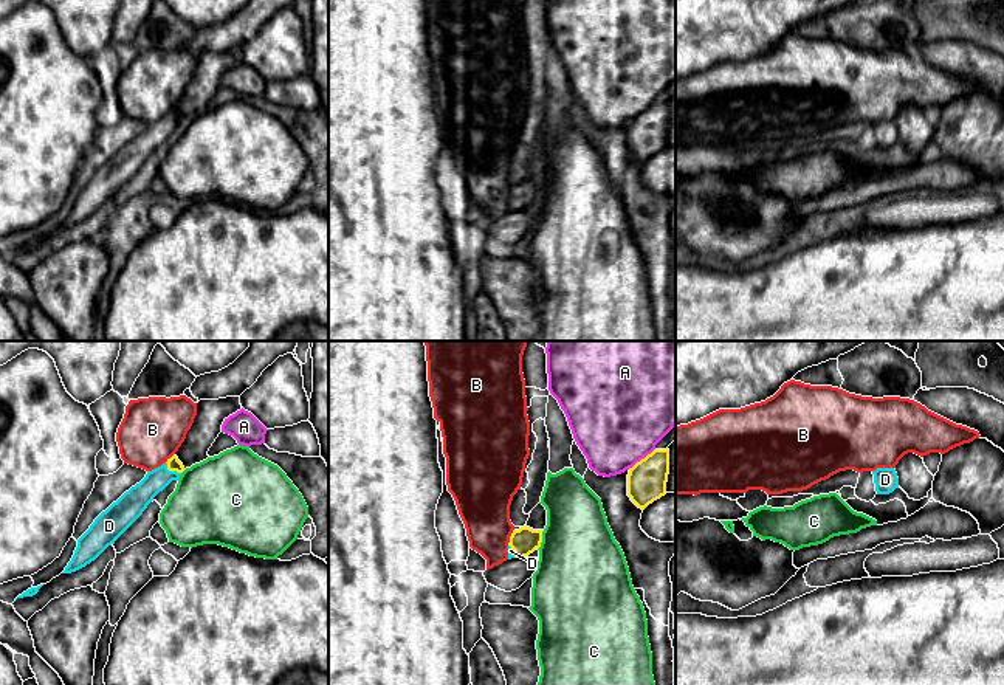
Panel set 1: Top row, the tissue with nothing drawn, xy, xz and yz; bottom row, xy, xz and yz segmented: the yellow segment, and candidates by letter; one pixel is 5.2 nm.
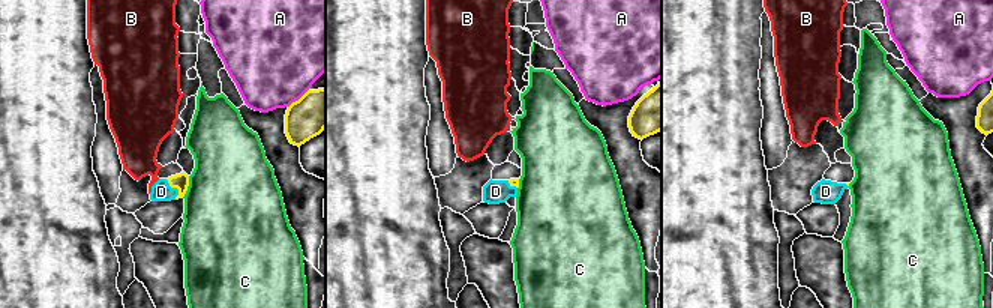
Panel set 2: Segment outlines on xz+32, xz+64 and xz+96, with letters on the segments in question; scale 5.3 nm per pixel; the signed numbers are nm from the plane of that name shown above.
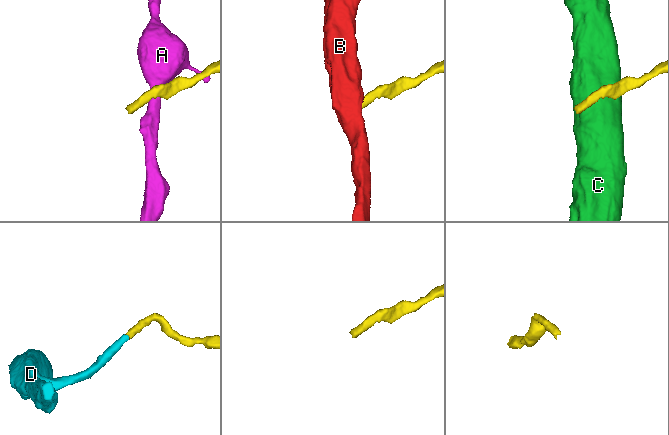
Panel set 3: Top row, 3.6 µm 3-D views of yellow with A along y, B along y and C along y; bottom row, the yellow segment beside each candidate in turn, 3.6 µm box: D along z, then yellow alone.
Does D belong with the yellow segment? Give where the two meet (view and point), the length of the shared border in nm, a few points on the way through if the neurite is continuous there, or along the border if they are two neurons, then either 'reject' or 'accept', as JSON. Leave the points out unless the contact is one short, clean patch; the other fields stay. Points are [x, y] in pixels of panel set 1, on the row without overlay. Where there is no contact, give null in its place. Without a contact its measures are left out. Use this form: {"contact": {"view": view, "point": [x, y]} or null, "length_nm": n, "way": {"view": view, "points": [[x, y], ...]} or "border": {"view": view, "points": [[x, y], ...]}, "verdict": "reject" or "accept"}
{"contact": {"view": "xy", "point": [171, 123]}, "length_nm": 100, "way": {"view": "xy", "points": [[174, 117], [171, 123], [135, 154]]}, "verdict": "accept"}

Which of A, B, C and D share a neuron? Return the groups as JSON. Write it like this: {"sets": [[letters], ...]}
{"sets": [["A"], ["B"], ["C"], ["D"]]}

